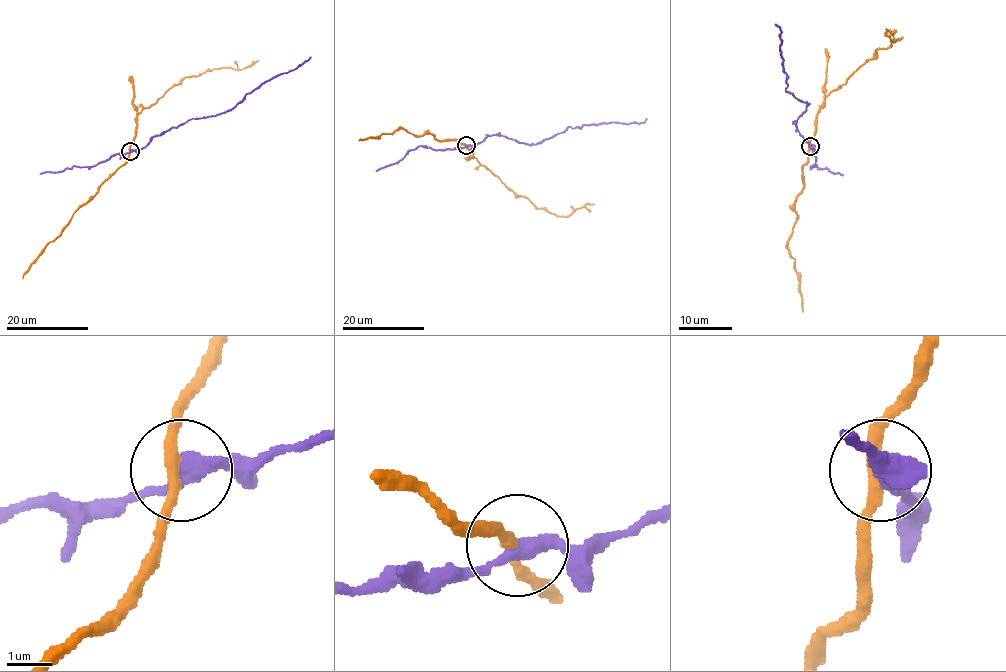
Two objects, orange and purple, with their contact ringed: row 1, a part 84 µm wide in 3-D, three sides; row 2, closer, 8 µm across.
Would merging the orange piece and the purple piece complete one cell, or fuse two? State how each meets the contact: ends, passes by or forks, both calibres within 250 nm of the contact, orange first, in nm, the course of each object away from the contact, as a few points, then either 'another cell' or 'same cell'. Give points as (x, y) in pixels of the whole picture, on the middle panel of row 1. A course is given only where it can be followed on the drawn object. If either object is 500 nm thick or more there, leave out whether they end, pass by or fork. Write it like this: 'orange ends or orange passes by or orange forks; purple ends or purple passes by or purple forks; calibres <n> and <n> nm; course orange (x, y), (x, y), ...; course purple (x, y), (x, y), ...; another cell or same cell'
orange passes by; purple passes by; calibres 280 and 320 nm; course orange (467, 146), (480, 163), (537, 208), (545, 208), (557, 216), (569, 216), (586, 204), (594, 204); course purple (467, 146), (479, 144), (492, 134), (529, 145), (540, 144), (570, 126), (642, 123), (646, 118); another cell

